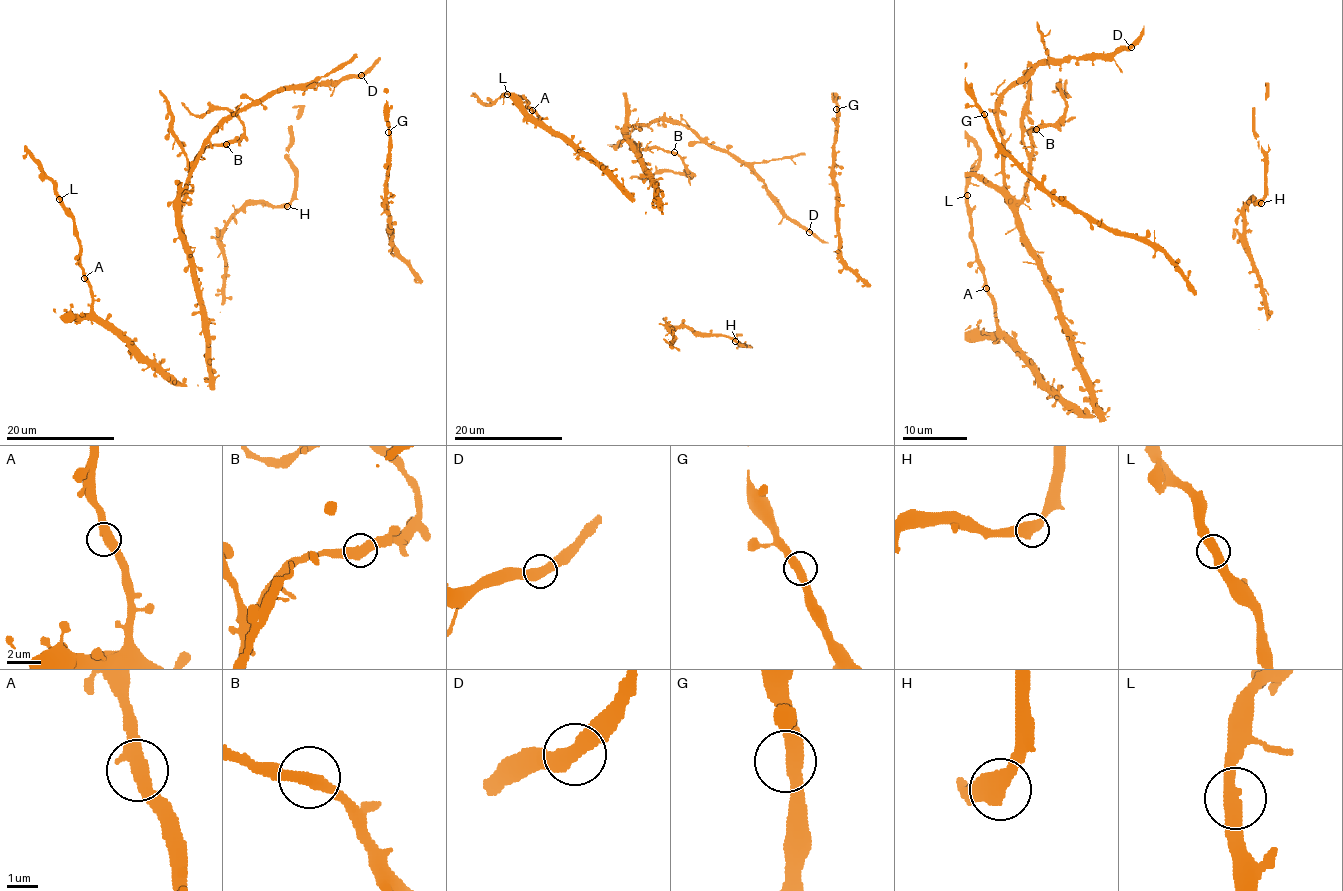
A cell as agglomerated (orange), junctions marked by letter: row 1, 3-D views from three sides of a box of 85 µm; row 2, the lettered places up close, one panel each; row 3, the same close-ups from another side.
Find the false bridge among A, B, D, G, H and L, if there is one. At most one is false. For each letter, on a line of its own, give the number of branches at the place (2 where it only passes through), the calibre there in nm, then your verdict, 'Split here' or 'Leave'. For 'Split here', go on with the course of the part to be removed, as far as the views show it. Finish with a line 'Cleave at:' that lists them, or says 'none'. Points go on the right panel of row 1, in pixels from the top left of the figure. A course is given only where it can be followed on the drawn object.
A: Branches: 2. Thickness 480 nm. Leave
B: Branches: 2. Thickness 460 nm. Leave
D: Branches: 2. Thickness 440 nm. Leave
G: Branches: 2. Thickness 440 nm. Leave
H: Branches: 2. Thickness 460 nm. Leave
L: Branches: 2. Thickness 460 nm. Leave
Cleave at: none

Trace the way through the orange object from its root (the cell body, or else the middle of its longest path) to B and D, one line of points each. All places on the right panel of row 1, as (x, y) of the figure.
B: (1004, 166), (1004, 187), (1013, 198), (1020, 200), (1028, 179), (1031, 132), (1036, 129)
D: (1004, 166), (997, 102), (1017, 81), (1038, 65), (1060, 65), (1071, 58), (1107, 58), (1115, 50), (1131, 47)

